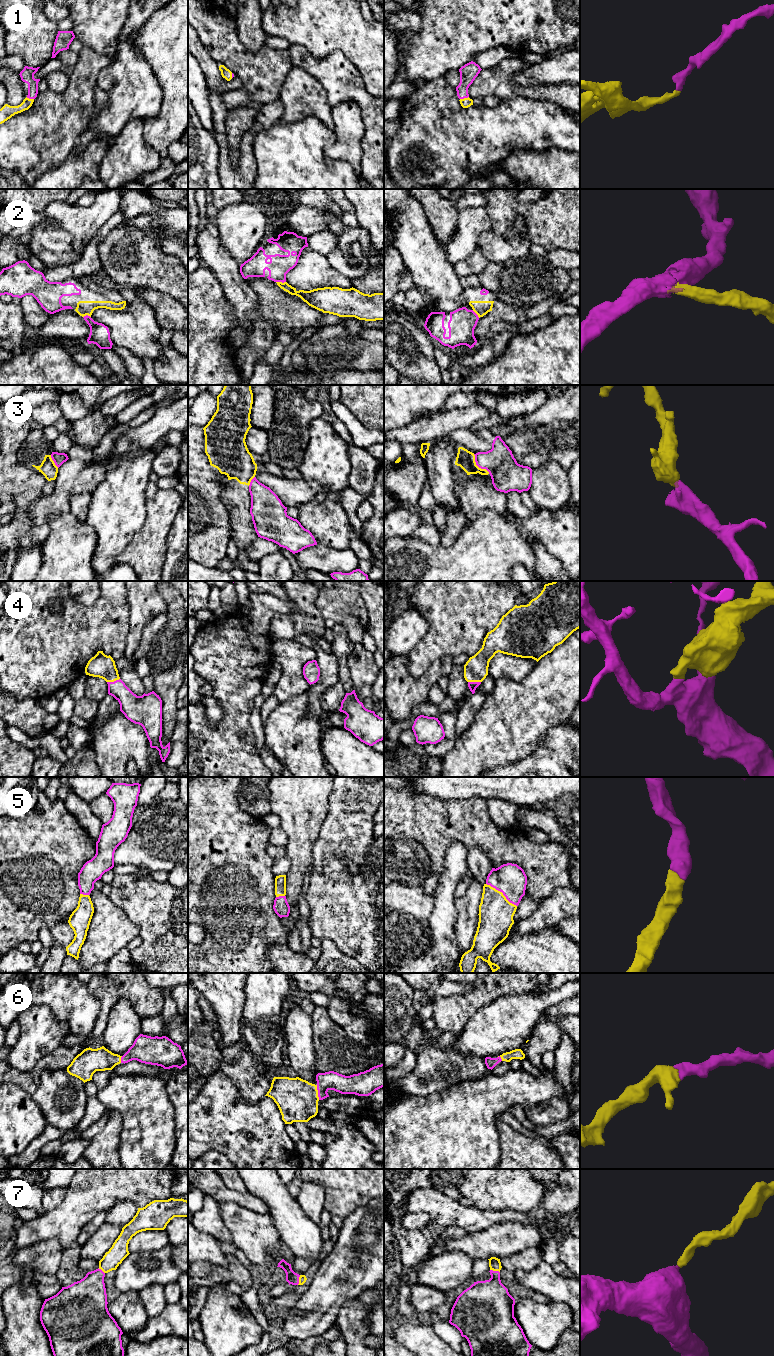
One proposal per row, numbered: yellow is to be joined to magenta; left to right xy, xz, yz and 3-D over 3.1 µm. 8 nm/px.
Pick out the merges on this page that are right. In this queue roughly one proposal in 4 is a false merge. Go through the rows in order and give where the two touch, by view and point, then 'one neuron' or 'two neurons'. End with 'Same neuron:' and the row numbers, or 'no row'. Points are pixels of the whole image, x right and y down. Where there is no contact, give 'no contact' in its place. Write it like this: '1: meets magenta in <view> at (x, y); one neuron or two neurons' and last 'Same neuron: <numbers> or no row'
1: meets magenta in yz at (464, 97); one neuron
2: meets magenta in xz at (281, 281); one neuron
3: meets magenta in yz at (478, 466); two neurons
4: meets magenta in xy at (114, 681); one neuron
5: meets magenta in yz at (502, 892); one neuron
6: meets magenta in xz at (318, 1092); one neuron
7: meets magenta in xz at (298, 1280); one neuron
Same neuron: 1, 2, 4, 5, 6, 7

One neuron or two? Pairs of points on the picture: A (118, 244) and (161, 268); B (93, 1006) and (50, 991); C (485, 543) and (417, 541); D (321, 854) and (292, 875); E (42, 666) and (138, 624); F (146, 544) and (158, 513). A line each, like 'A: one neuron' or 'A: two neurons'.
A: one neuron
B: one neuron
C: one neuron
D: two neurons
E: two neurons
F: one neuron

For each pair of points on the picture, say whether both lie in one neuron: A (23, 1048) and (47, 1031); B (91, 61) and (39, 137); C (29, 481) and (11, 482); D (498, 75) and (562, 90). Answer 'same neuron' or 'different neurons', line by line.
A: same neuron
B: same neuron
C: same neuron
D: same neuron

